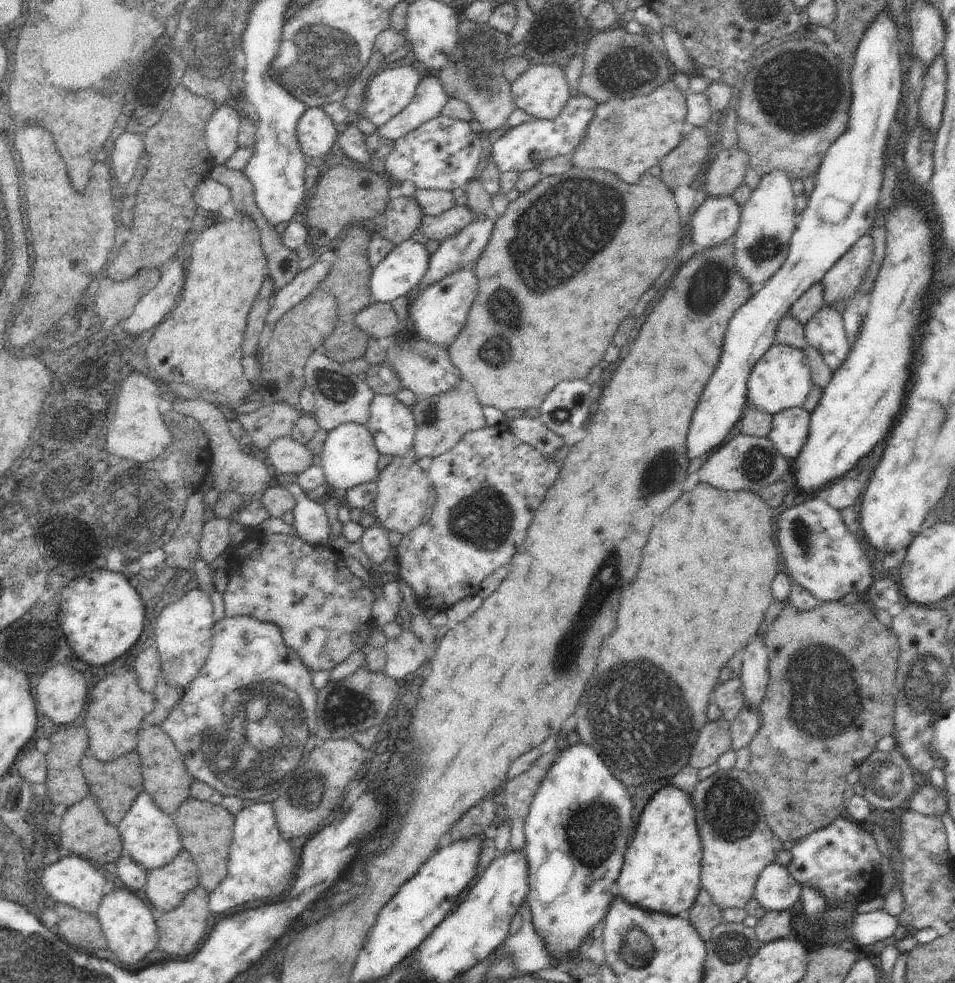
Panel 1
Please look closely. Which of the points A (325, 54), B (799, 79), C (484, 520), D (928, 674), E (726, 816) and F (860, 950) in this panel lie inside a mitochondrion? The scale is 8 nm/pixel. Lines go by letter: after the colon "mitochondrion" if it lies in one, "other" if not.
A: mitochondrion
B: mitochondrion
C: mitochondrion
D: mitochondrion
E: mitochondrion
F: other

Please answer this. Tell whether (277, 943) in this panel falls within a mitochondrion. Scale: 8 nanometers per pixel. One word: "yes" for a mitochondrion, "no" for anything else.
no

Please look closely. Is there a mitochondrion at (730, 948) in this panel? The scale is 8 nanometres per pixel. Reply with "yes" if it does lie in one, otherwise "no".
yes

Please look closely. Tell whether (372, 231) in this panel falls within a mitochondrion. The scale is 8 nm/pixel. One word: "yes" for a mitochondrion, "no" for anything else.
no

